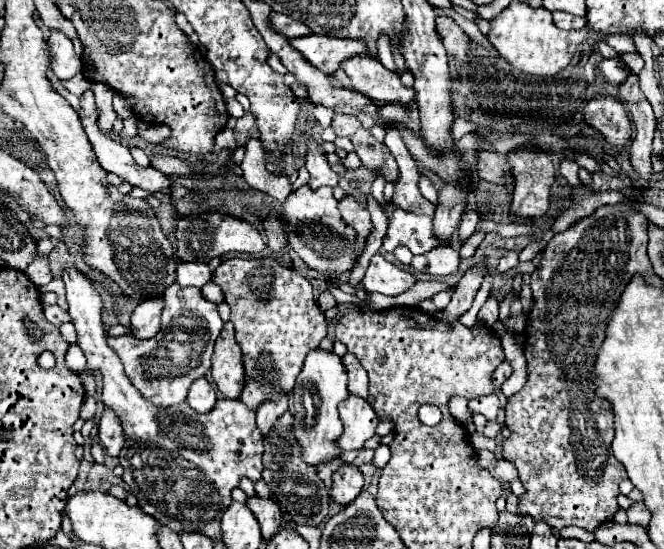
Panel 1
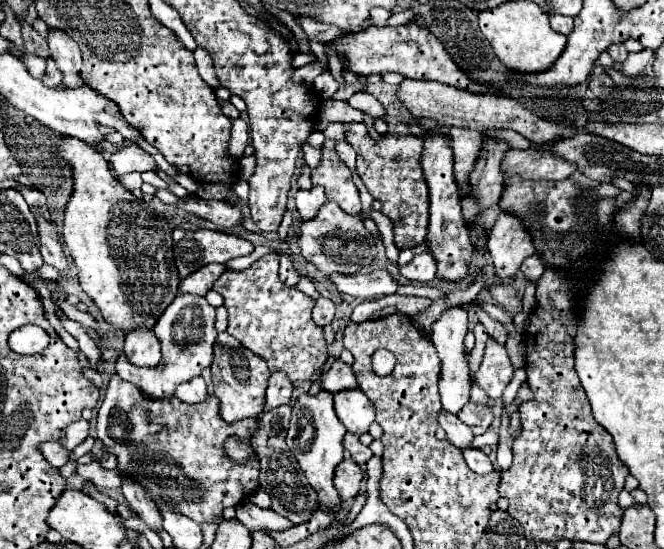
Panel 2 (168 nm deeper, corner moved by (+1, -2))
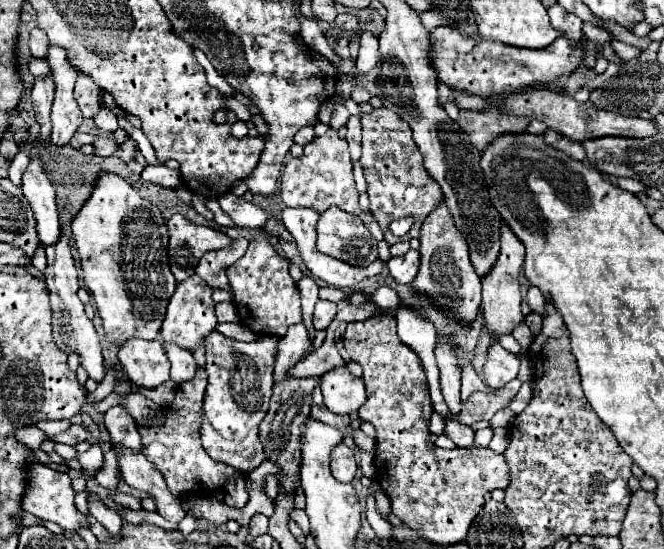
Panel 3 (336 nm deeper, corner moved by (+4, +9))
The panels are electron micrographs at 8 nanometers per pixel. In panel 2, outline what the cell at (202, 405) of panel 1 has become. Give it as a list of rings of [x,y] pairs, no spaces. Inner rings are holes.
[[[195,377],[187,383],[181,383],[181,387],[177,387],[175,397],[179,397],[183,403],[201,403],[203,399],[207,399],[207,385],[203,381],[203,377]]]

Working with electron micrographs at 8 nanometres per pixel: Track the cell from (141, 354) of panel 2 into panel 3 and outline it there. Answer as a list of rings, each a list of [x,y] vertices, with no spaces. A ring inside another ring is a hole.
[[[128,340],[118,352],[118,360],[136,386],[154,390],[170,380],[170,362],[158,340]]]

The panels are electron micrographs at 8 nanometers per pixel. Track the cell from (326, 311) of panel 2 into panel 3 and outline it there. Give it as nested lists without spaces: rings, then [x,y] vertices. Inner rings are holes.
[[[318,300],[316,304],[316,310],[314,310],[314,330],[326,330],[328,324],[334,320],[338,312],[338,306],[334,302],[328,302],[328,300]]]

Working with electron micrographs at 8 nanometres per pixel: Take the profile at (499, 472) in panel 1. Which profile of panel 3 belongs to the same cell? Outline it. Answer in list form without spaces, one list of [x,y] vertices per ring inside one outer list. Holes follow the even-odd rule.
[[[454,416],[446,418],[446,428],[444,434],[462,448],[470,448],[474,444],[474,430],[470,426],[462,426],[458,420],[454,420]]]

